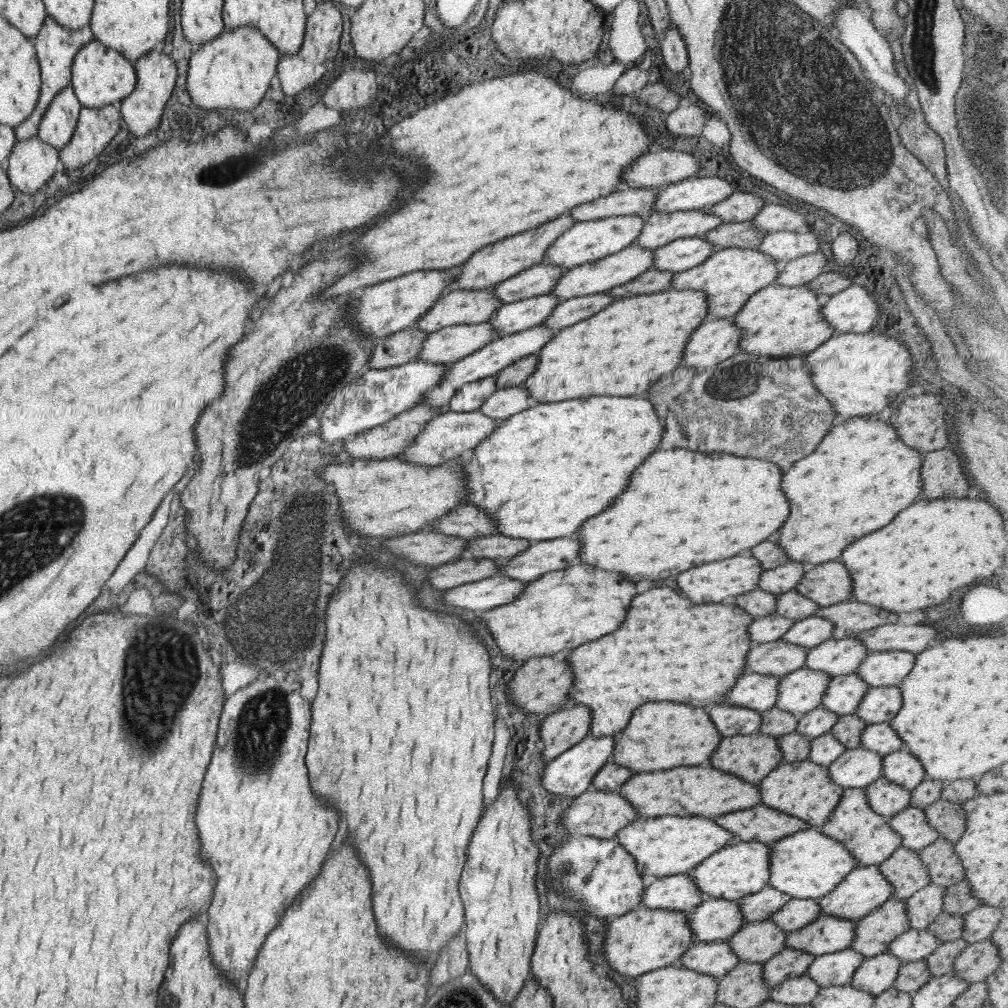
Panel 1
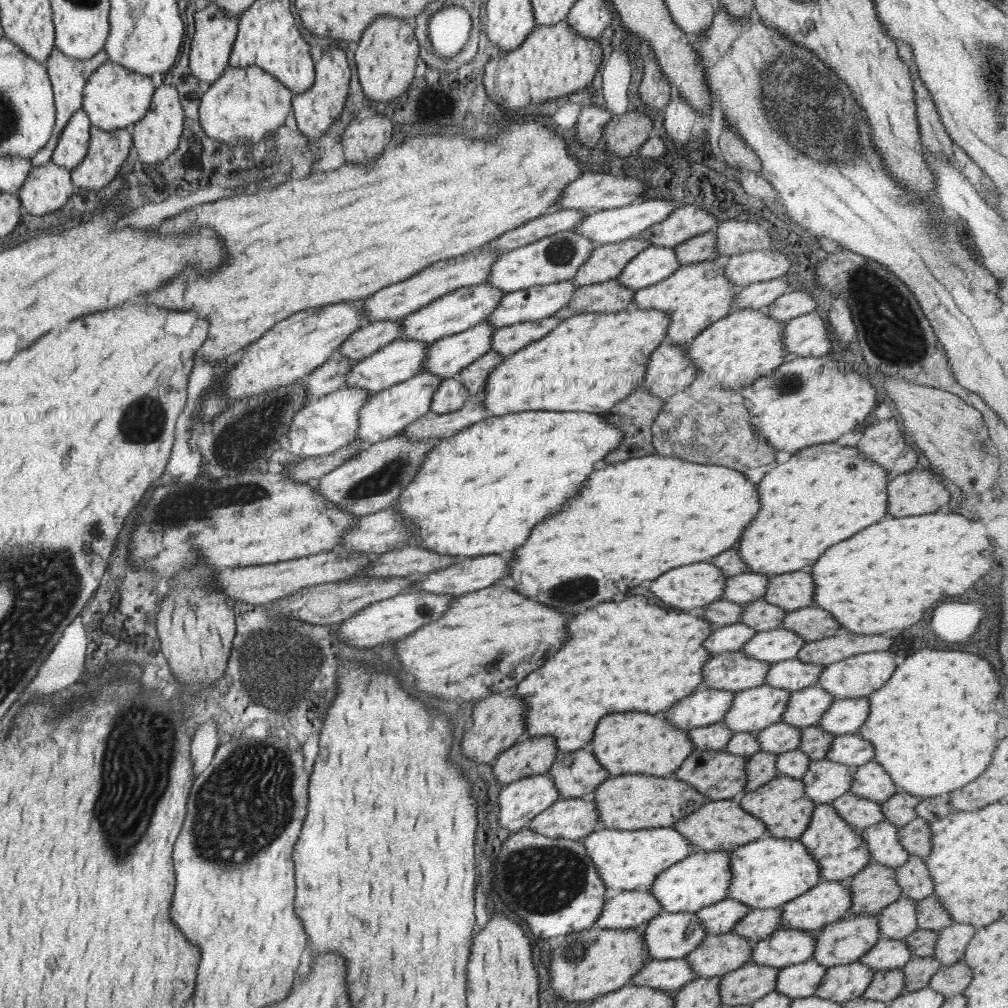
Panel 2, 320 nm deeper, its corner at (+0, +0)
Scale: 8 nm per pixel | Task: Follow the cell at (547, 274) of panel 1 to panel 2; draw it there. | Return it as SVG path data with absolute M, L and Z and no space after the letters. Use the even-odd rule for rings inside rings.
M486 283L456 288L400 319L400 338L397 339L432 343L444 336L467 330L485 320L503 293Z

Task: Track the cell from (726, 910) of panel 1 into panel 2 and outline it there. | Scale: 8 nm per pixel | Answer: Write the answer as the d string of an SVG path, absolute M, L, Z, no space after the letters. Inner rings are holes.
M659 912L642 927L642 934L647 954L655 960L684 958L707 935L694 912Z

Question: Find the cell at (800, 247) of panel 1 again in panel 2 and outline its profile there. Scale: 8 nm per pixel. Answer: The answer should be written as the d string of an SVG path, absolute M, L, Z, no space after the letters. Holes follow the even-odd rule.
M771 248L734 254L725 258L722 263L722 275L737 288L781 277L790 268L790 260Z

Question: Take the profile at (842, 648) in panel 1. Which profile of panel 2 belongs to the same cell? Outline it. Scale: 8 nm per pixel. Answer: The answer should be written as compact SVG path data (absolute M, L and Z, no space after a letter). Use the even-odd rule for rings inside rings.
M796 658L781 660L768 666L763 683L787 692L798 691L815 684L822 668L820 664L809 664Z

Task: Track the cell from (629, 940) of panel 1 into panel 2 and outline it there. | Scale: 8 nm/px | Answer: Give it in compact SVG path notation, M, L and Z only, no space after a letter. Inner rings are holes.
M593 926L587 930L573 932L556 939L550 955L548 980L555 996L567 1001L587 1002L599 994L604 995L627 985L631 976L651 960L643 945L642 928L639 929L599 929Z

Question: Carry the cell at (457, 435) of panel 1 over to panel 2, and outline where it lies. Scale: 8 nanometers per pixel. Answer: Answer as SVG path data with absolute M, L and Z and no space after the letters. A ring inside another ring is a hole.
M398 433L382 442L365 445L357 455L343 462L341 466L337 466L335 470L312 480L311 483L314 485L314 490L321 494L325 501L355 517L376 513L387 507L393 508L399 493L423 466L424 457L435 448L437 440L439 438L411 441L402 433Z

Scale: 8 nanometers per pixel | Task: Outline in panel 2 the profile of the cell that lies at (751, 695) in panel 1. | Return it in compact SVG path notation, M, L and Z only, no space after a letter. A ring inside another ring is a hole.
M700 687L665 710L665 720L679 730L691 730L719 722L731 706L734 692Z

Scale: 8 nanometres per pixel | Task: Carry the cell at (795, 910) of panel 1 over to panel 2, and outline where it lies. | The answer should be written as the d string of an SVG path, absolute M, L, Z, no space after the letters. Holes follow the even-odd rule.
M781 907L749 909L743 918L732 927L730 933L742 936L753 946L781 927Z

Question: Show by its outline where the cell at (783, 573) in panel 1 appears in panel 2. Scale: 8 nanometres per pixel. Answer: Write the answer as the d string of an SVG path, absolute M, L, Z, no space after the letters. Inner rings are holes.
M743 573L726 577L721 598L744 604L762 598L768 576L758 573Z

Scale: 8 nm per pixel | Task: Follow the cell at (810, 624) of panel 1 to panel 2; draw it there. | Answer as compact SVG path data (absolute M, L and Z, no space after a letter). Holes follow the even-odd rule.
M777 627L756 632L740 649L747 658L773 664L795 658L804 640L792 630Z

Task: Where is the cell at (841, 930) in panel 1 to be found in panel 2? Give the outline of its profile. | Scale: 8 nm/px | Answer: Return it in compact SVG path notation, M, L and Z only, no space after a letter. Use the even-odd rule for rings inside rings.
M779 929L751 947L750 962L759 966L783 968L812 958L816 932Z

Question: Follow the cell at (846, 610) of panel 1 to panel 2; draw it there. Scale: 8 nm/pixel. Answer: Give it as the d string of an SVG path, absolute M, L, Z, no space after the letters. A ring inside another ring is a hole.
M815 606L786 611L779 627L797 633L805 643L842 632L832 616Z

